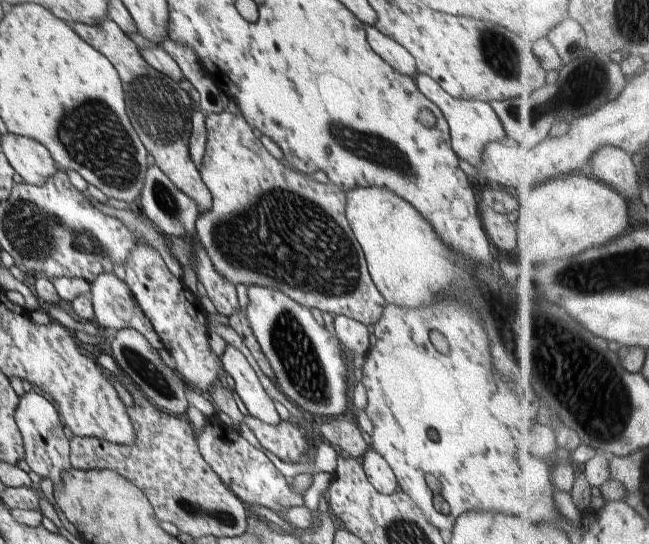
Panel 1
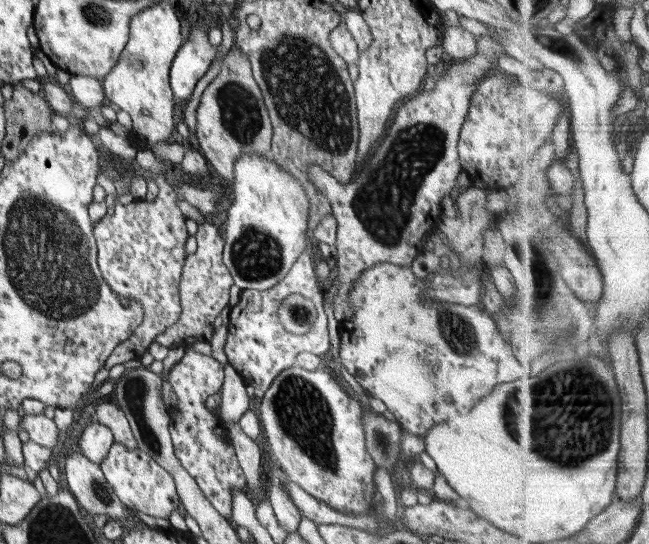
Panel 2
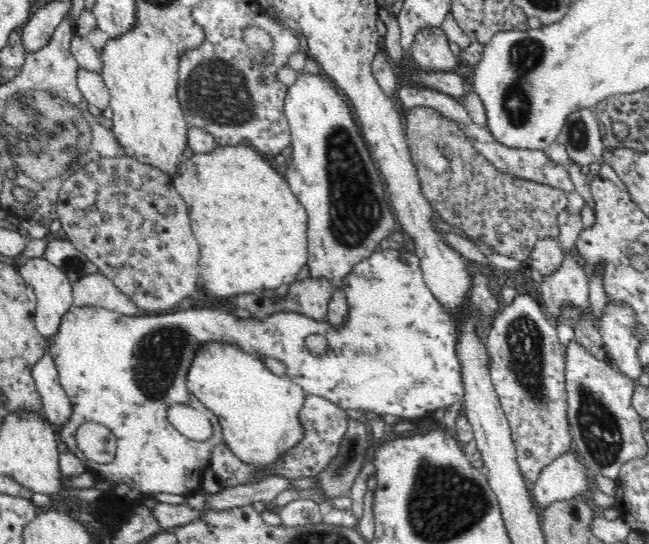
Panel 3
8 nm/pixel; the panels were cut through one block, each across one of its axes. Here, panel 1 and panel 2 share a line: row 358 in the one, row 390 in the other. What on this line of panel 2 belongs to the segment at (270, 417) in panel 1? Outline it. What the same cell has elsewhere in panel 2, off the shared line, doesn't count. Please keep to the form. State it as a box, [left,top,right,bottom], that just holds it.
[219,364,250,424]

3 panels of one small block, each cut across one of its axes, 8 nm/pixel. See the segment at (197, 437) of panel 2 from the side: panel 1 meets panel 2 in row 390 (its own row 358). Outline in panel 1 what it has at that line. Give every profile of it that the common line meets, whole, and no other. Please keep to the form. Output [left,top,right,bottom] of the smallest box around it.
[124,244,224,392]

